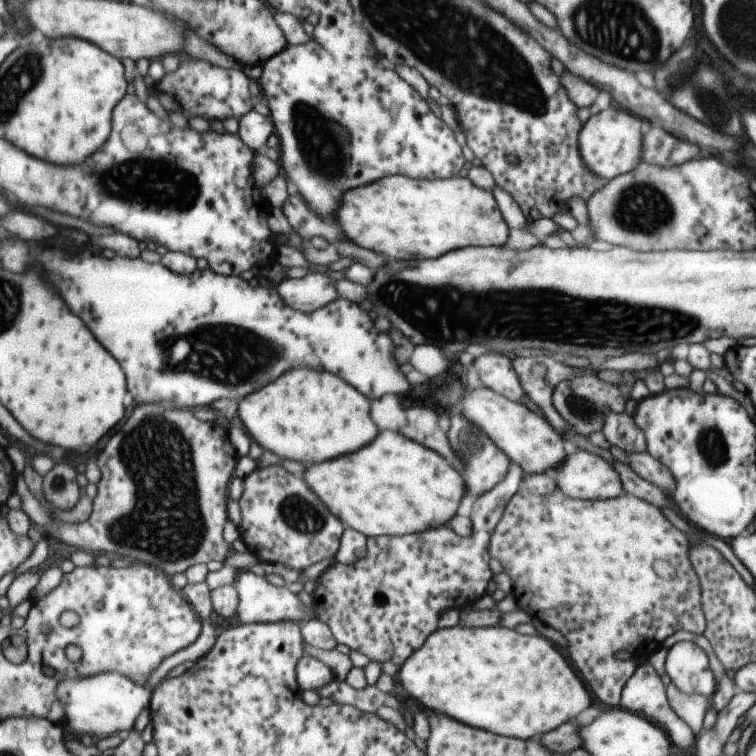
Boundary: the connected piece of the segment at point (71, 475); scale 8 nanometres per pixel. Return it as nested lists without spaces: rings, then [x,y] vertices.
[[[56,464],[43,476],[43,496],[59,510],[71,510],[79,504],[81,486],[77,484],[77,470],[71,464]]]

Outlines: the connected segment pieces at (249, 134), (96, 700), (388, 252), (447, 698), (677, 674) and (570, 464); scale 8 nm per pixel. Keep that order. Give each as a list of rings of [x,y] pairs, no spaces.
[[[254,110],[245,113],[238,119],[237,134],[253,152],[265,155],[265,142],[274,133],[273,123],[269,116],[262,116]]]
[[[116,672],[95,674],[91,678],[65,678],[61,680],[61,686],[57,686],[57,694],[65,706],[65,722],[62,724],[68,728],[69,735],[79,732],[96,740],[122,730],[130,731],[139,714],[149,707],[153,690],[155,686],[138,685],[124,674]]]
[[[462,173],[449,179],[412,179],[405,176],[389,176],[379,182],[371,182],[359,188],[346,190],[335,210],[335,223],[343,234],[357,246],[367,248],[383,258],[393,260],[421,260],[437,258],[449,250],[461,246],[501,246],[507,240],[505,221],[490,192],[477,188]]]
[[[455,625],[451,628],[437,629],[437,634],[428,637],[424,644],[397,669],[397,678],[399,678],[403,693],[408,695],[412,702],[416,703],[423,711],[435,710],[439,714],[447,714],[449,718],[457,718],[457,722],[469,722],[469,726],[481,730],[493,730],[493,734],[521,740],[531,740],[533,737],[547,734],[558,726],[564,725],[565,720],[573,718],[577,712],[581,712],[581,710],[585,710],[589,706],[587,692],[585,692],[583,684],[577,680],[577,676],[573,674],[569,664],[563,660],[563,656],[541,634],[539,636],[521,636],[521,634],[515,632],[515,629],[504,628],[498,625],[485,628]]]
[[[679,641],[667,649],[664,671],[670,683],[683,694],[709,698],[716,689],[707,655],[690,641]]]
[[[571,448],[569,458],[565,458],[561,466],[557,466],[554,476],[556,488],[569,498],[595,502],[617,498],[625,494],[620,472],[611,463],[605,462],[605,459],[599,454],[593,454],[589,450]]]

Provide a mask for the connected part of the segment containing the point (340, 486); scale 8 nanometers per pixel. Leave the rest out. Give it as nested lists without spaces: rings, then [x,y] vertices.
[[[383,430],[357,454],[308,466],[301,476],[341,522],[370,536],[405,536],[447,525],[468,491],[462,472],[397,432]]]

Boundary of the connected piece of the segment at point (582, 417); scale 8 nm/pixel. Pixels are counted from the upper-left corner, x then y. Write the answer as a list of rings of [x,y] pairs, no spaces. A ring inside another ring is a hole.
[[[574,373],[573,376],[560,380],[553,388],[551,395],[553,409],[569,426],[573,426],[575,432],[581,434],[581,436],[602,432],[602,414],[610,411],[621,414],[625,410],[627,399],[628,397],[621,394],[616,386],[597,379],[595,375],[581,376],[579,373]]]

